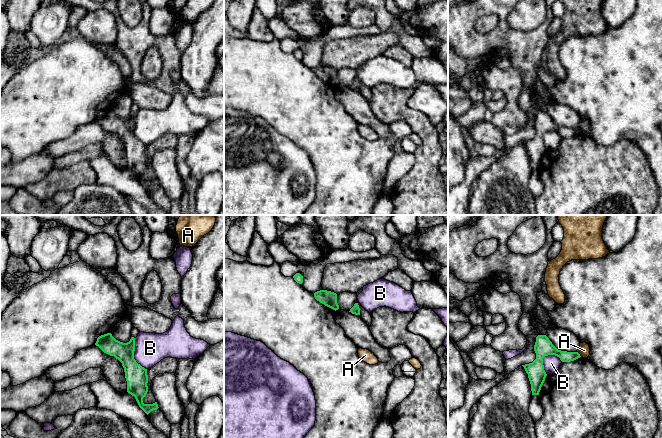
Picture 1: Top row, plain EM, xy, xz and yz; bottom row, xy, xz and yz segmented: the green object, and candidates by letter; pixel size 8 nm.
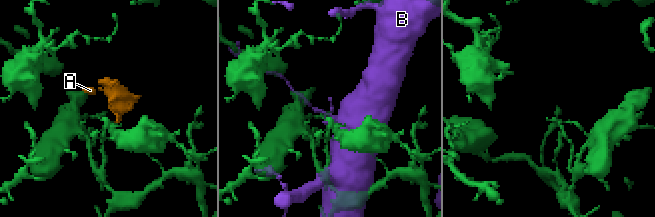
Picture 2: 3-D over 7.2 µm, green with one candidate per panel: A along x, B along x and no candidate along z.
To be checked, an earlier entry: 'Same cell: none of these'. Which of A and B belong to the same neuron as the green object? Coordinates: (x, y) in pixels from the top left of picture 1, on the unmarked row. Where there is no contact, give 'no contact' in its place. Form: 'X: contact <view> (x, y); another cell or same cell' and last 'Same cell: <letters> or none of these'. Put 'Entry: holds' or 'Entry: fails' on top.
Entry: holds
A: contact yz (579, 130); another cell
B: contact yz (542, 135); another cell
Same cell: none of these

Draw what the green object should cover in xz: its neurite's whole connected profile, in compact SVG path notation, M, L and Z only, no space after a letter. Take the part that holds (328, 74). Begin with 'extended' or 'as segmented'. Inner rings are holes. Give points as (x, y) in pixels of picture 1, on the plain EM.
as segmented; M320 66L314 69L314 73L317 77L335 87L339 85L339 81L337 79L337 70L334 68Z

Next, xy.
as segmented; M111 109L101 111L95 119L104 129L118 135L124 144L127 157L127 168L135 173L139 183L148 191L151 187L157 186L157 178L144 180L143 174L148 168L147 145L142 143L134 135L135 114L131 113L127 119L116 116Z

